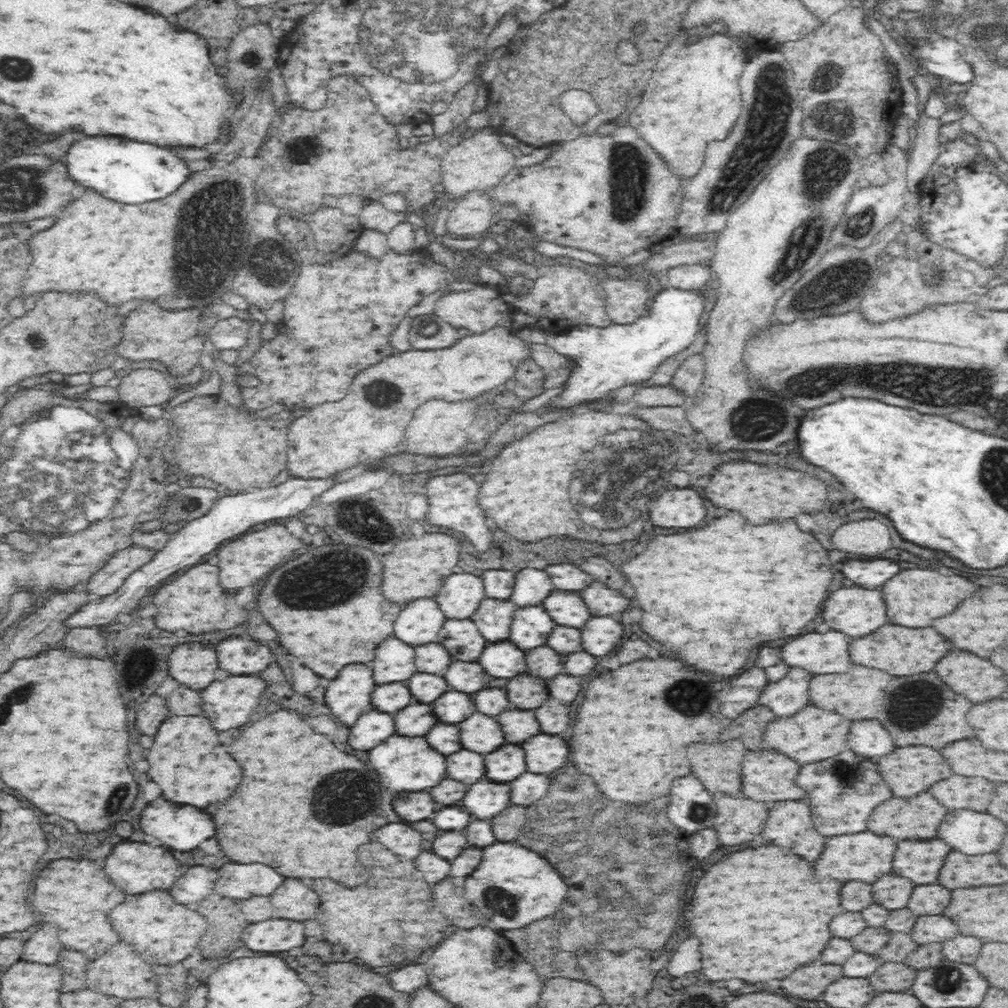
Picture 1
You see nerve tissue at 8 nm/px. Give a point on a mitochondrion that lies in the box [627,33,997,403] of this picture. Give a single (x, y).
(767, 123)

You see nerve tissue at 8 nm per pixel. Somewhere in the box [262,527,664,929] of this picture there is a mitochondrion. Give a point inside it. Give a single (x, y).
(330, 584)

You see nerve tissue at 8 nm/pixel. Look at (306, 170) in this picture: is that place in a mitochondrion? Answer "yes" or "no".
no

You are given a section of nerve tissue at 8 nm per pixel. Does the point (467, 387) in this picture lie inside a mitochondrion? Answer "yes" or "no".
no

